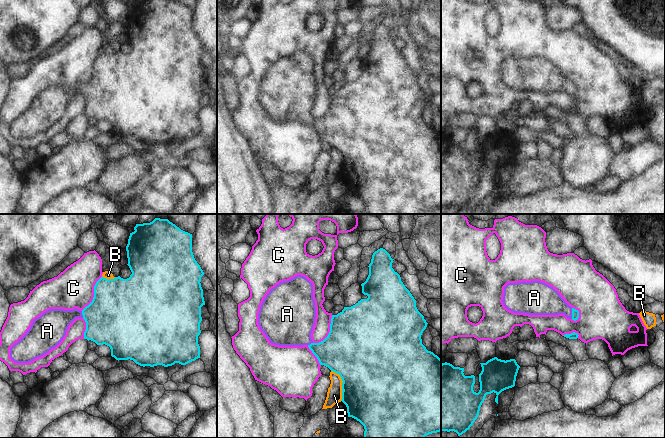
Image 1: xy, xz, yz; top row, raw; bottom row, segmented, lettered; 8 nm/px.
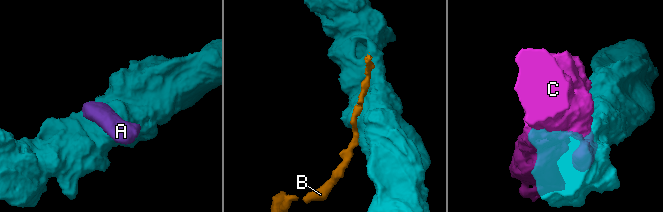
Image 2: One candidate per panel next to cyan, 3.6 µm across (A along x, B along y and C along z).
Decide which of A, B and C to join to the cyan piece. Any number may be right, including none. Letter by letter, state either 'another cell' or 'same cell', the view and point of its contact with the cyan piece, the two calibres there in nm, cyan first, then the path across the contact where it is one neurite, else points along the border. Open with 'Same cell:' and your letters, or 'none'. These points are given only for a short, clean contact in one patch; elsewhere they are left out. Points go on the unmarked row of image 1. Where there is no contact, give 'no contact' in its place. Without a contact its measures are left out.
Same cell: A
A: same cell | yz (572, 89) | 60/240 nm | across yz (575, 89), (572, 89), (544, 76)
B: another cell | xz (342, 160) | 500/130 nm
C: another cell | xy (94, 70) | 500/320 nm

